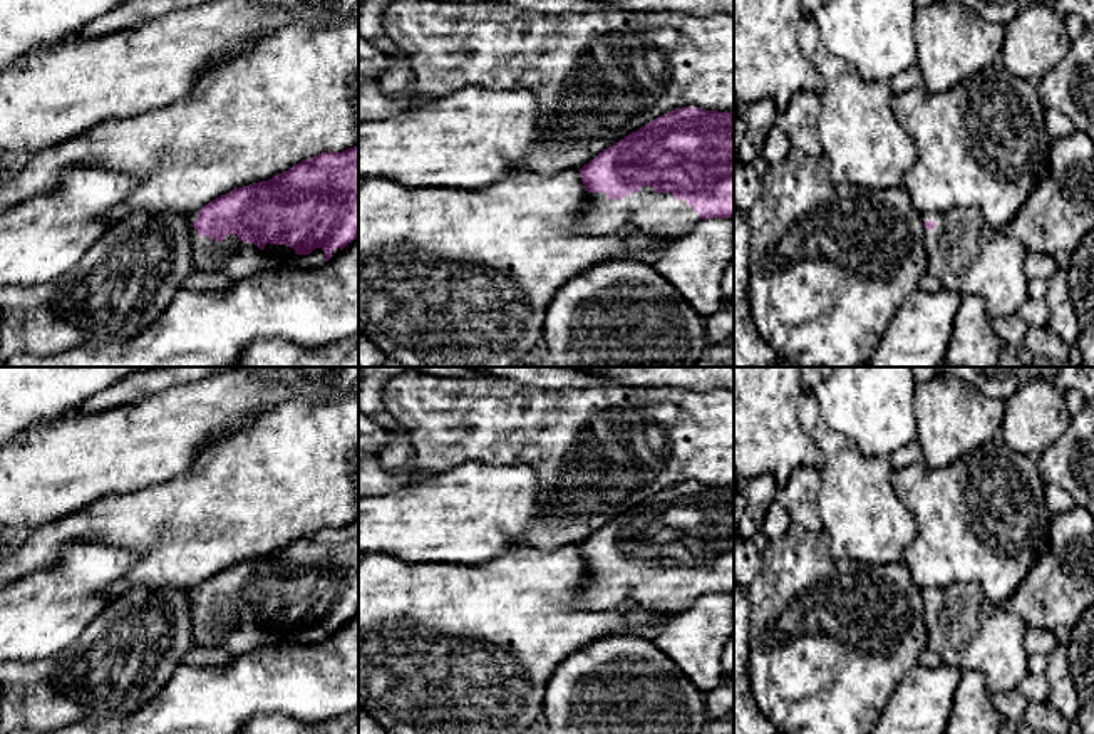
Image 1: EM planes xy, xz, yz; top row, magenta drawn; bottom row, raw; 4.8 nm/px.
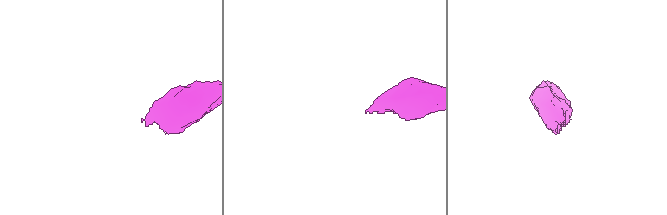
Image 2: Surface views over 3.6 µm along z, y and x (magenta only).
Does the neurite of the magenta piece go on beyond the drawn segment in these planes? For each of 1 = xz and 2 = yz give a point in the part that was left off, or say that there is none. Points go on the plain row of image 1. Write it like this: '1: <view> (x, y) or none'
1: xz (660, 589)
2: yz (967, 630)

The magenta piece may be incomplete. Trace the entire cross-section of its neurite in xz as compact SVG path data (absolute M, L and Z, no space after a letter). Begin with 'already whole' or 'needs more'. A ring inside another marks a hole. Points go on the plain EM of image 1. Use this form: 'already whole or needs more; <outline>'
needs more; M682 483L625 511L580 545L590 576L575 607L633 603L677 615L700 595L734 593L734 488Z

